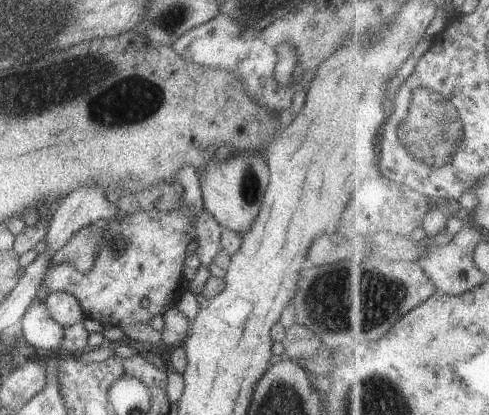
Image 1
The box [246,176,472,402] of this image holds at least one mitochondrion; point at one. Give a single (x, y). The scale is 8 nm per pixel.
(342, 300)

